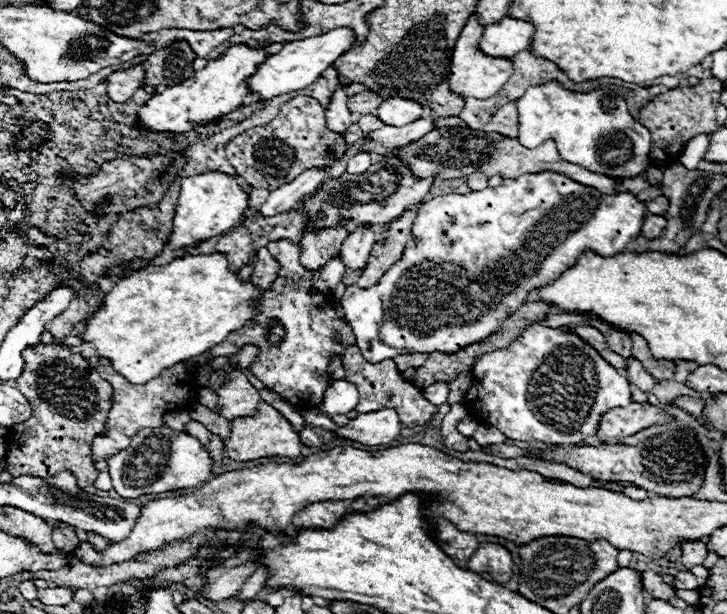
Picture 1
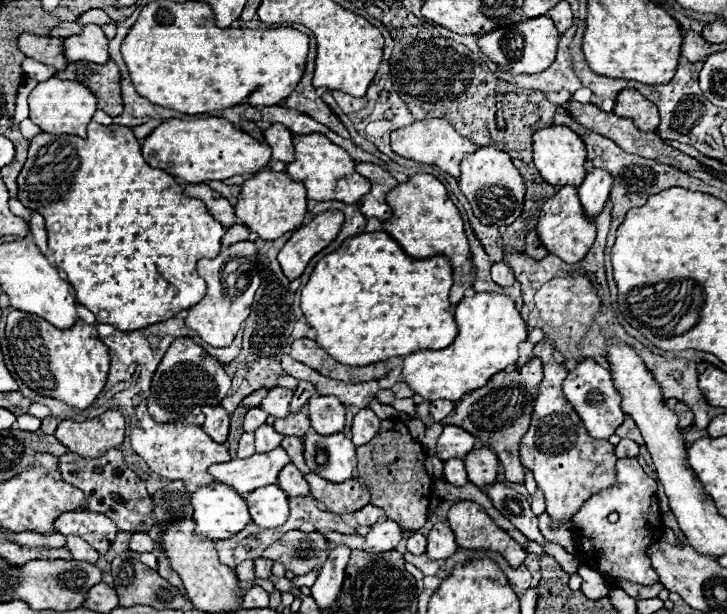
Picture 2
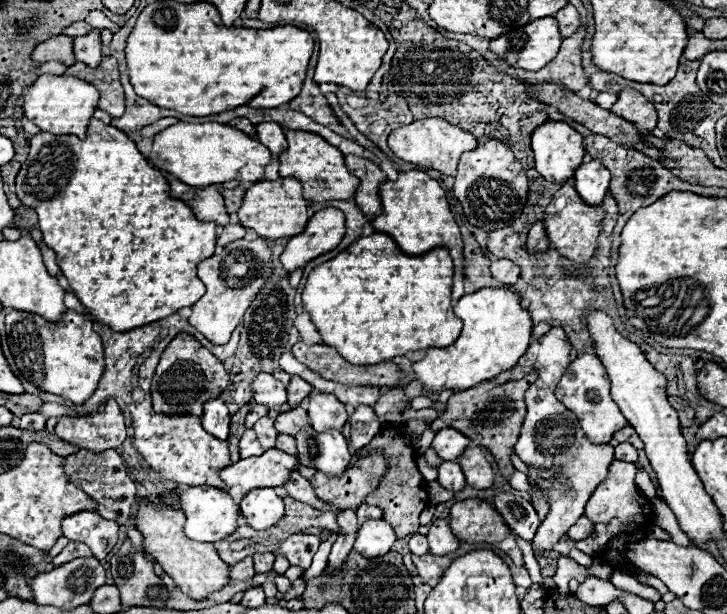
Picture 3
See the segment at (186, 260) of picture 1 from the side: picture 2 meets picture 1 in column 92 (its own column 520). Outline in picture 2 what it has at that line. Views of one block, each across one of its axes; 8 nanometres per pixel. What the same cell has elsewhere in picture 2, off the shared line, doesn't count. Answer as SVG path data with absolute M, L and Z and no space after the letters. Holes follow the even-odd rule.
M476 292L474 296L462 298L462 302L456 306L456 324L458 324L458 336L448 348L414 352L414 354L406 356L406 360L404 360L406 384L426 400L432 400L432 402L434 400L452 400L452 402L456 402L466 392L484 386L488 382L488 378L492 378L492 374L502 372L510 364L516 364L518 346L522 342L526 342L526 338L528 338L526 324L522 320L520 312L516 310L514 300L510 296L498 294L498 292Z

